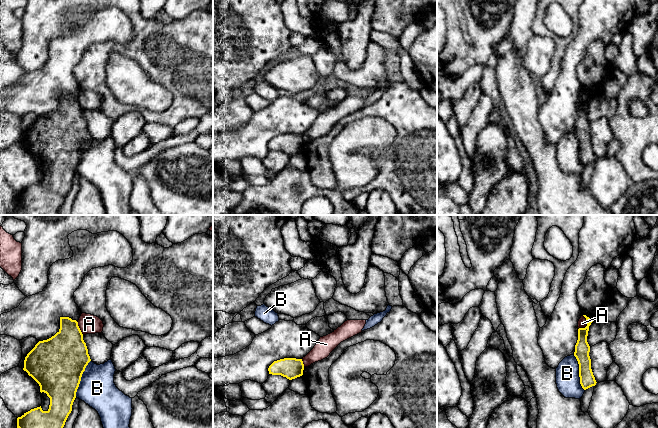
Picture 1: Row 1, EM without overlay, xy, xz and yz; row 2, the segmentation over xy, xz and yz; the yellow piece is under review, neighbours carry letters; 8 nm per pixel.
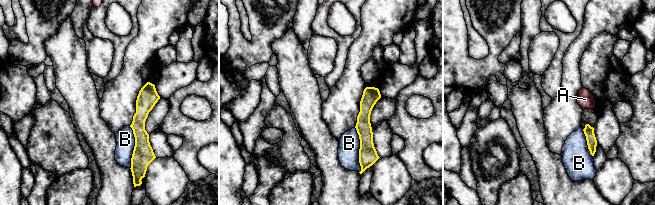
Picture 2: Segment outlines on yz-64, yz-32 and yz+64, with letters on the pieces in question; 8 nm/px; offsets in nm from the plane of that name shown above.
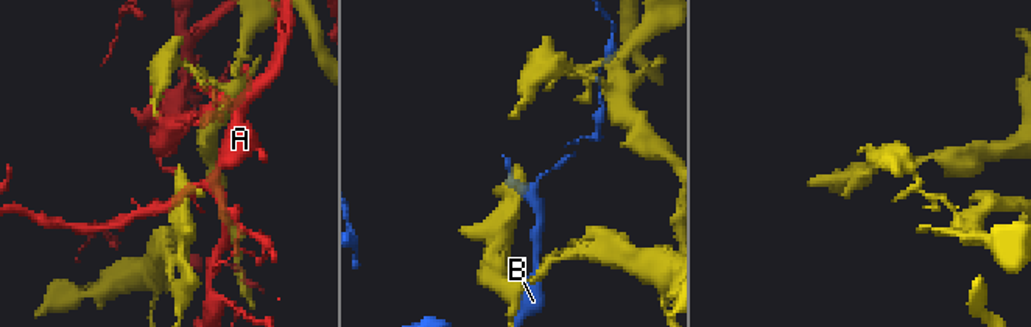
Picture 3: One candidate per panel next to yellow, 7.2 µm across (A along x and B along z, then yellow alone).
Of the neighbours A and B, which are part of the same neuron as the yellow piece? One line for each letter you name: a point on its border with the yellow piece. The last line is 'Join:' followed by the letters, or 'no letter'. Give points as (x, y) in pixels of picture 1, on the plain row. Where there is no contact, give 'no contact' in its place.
Join: no letter

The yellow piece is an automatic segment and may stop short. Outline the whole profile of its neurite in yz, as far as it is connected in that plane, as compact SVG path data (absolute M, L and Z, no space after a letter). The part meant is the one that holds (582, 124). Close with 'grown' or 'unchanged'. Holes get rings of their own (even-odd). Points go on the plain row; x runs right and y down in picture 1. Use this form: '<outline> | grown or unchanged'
M586 91L583 92L587 96L587 102L585 104L578 105L578 116L575 121L574 132L579 140L580 160L582 164L586 166L592 162L595 162L597 158L591 145L591 135L589 132L590 122L587 118L589 102L593 96Z | unchanged

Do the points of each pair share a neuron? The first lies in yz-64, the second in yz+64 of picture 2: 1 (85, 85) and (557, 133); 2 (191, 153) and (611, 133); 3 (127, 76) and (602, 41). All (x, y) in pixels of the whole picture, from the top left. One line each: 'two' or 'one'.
1: two
2: two
3: two

